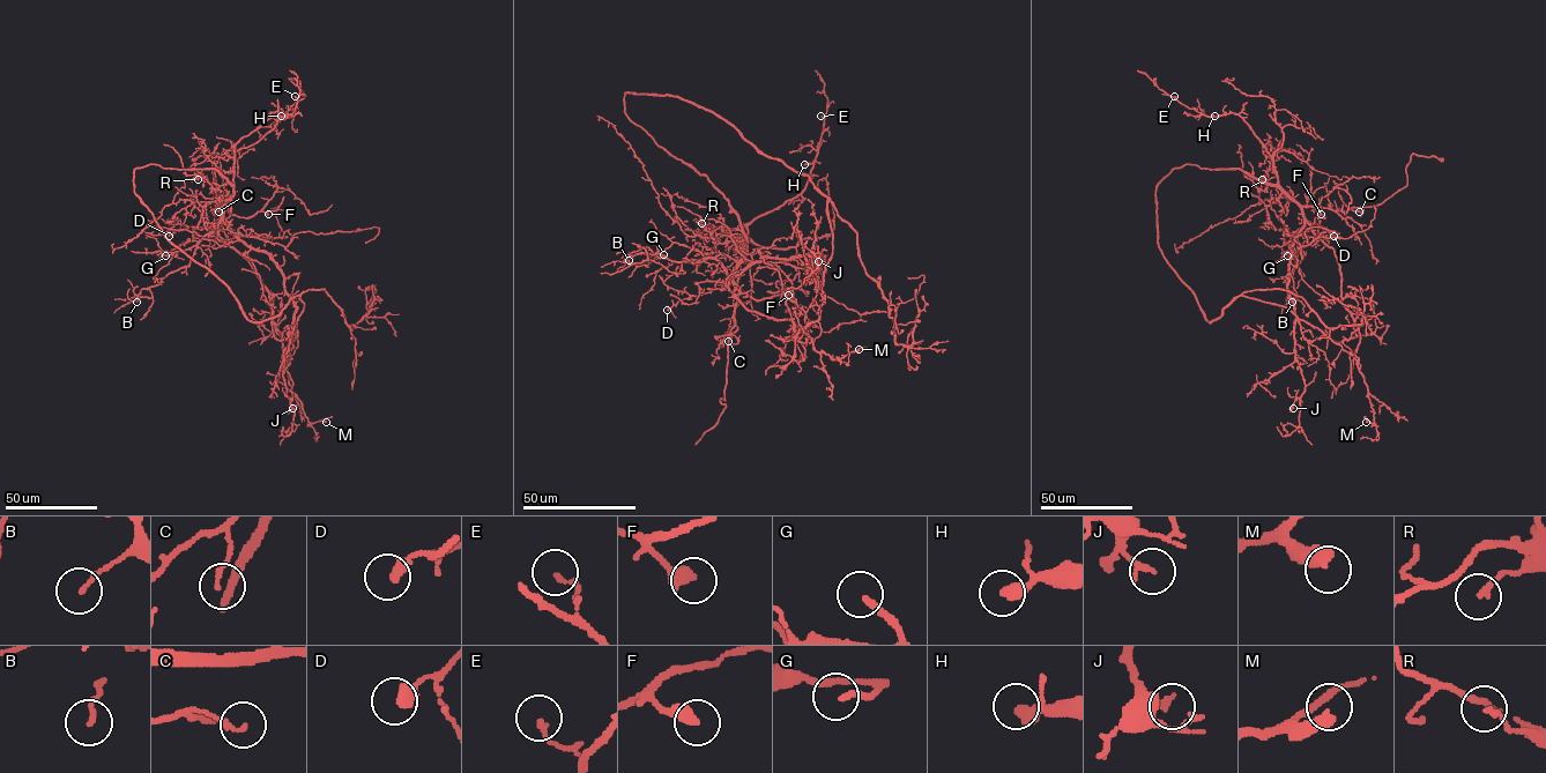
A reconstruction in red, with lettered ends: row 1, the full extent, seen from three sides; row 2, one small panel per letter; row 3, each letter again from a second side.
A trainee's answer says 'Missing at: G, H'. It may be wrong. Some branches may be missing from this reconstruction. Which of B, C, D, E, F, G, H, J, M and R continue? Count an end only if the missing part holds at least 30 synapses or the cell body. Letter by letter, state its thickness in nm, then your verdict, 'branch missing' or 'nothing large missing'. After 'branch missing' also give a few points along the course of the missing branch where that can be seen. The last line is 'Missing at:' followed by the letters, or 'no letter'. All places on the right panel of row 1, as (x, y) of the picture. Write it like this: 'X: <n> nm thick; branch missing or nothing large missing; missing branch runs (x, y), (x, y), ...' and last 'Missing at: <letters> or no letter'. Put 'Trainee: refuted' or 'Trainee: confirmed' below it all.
B: 150 nm thick; nothing large missing
C: 130 nm thick; nothing large missing
D: 420 nm thick; nothing large missing
E: 160 nm thick; nothing large missing
F: 400 nm thick; nothing large missing
G: 190 nm thick; branch missing; missing branch runs (1287, 255), (1279, 266), (1291, 253), (1295, 252), (1295, 257)
H: 400 nm thick; branch missing; missing branch runs (1214, 116), (1216, 120), (1213, 114), (1218, 106)
J: 200 nm thick; nothing large missing
M: 440 nm thick; nothing large missing
R: 150 nm thick; nothing large missing
Missing at: G, H
Trainee: confirmed

